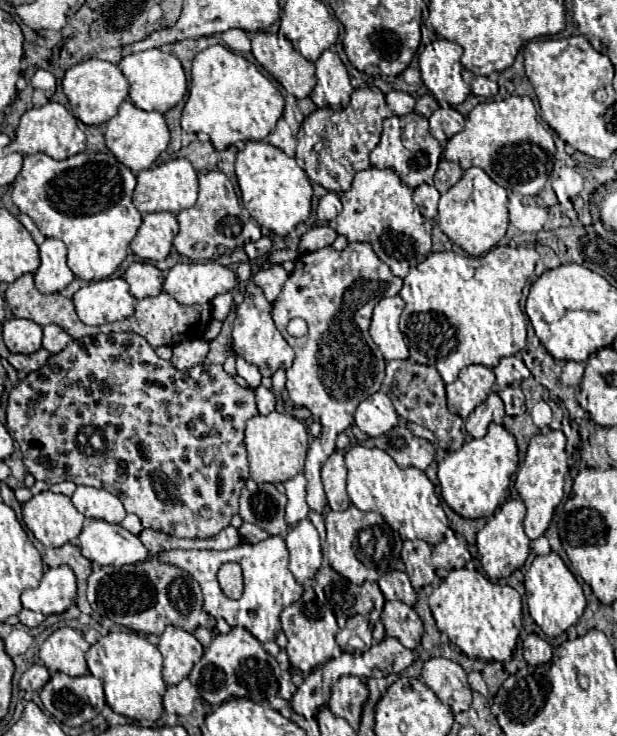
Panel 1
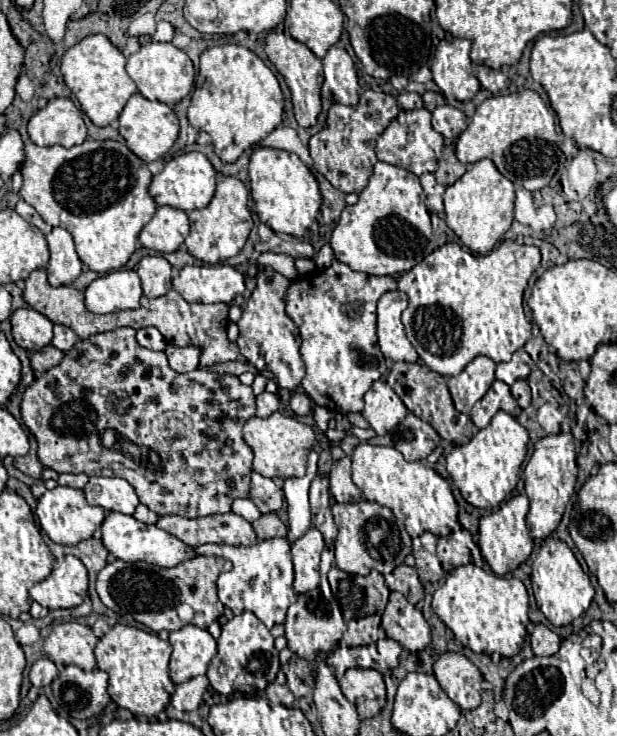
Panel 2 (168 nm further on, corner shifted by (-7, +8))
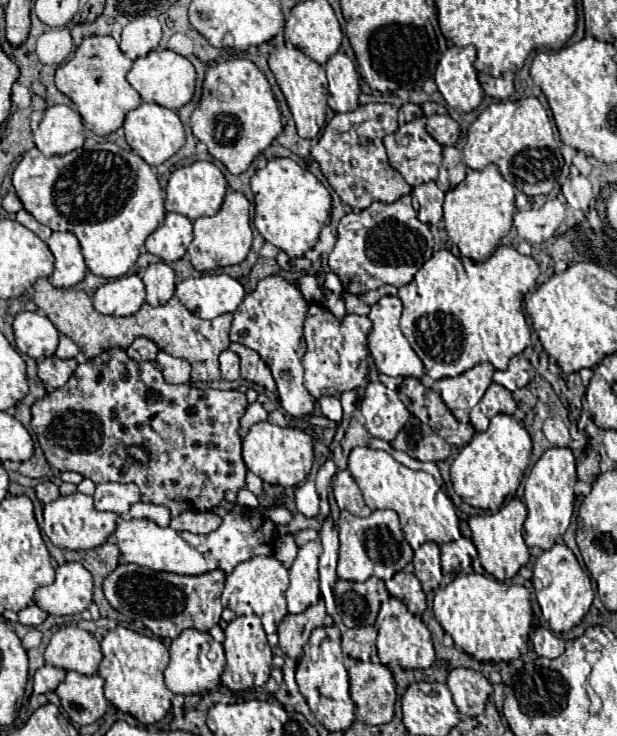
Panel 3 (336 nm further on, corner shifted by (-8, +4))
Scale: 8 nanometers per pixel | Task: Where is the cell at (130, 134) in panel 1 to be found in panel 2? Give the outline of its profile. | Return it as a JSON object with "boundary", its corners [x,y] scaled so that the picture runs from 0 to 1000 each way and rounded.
{"boundary":[[[220,125],[201,144],[201,149],[194,152],[194,182],[201,185],[207,201],[227,212],[233,220],[250,220],[256,217],[266,207],[272,207],[279,201],[279,196],[288,188],[288,160],[282,155],[282,149],[272,141],[263,139],[246,139],[237,136],[227,125]]]}

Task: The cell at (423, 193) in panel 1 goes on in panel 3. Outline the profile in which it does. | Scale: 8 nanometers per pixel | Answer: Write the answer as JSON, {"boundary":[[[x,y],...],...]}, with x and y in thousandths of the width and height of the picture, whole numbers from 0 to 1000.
{"boundary":[[[692,247],[692,250],[673,253],[666,264],[669,264],[669,280],[673,280],[673,285],[676,285],[676,296],[679,296],[682,302],[689,302],[689,304],[708,304],[708,302],[718,296],[715,280],[718,280],[721,264],[708,255],[705,247]]]}

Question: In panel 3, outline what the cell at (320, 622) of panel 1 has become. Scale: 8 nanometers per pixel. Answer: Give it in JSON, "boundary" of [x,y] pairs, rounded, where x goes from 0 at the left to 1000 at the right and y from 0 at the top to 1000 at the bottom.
{"boundary":[[[517,815],[514,821],[504,821],[504,826],[498,826],[488,834],[465,834],[449,856],[452,878],[459,889],[465,889],[475,897],[488,897],[491,878],[498,875],[504,859],[511,853],[524,853],[536,848],[540,848],[540,840],[533,837],[524,815]]]}

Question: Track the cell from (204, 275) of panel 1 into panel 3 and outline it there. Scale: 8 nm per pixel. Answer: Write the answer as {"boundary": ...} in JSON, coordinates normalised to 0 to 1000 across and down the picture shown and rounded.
{"boundary":[[[326,372],[290,383],[284,402],[306,424],[342,435],[348,429],[381,424],[397,405],[397,394],[387,380],[368,372]]]}

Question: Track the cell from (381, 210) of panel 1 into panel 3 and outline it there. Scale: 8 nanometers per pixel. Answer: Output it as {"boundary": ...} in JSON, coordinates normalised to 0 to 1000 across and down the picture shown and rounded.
{"boundary":[[[666,264],[650,266],[634,277],[608,274],[585,288],[566,288],[546,307],[546,332],[533,345],[533,364],[549,375],[556,391],[575,402],[608,394],[618,386],[656,389],[673,370],[699,351],[702,321],[666,280]]]}

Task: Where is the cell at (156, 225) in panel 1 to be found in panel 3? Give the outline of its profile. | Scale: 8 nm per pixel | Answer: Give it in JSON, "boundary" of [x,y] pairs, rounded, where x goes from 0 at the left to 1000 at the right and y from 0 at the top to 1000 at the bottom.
{"boundary":[[[271,291],[264,304],[238,321],[238,342],[258,348],[264,356],[284,356],[300,348],[306,329],[313,326],[313,304],[297,291]]]}

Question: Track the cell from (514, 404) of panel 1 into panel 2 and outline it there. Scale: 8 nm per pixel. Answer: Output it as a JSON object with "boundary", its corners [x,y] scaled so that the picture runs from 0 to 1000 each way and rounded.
{"boundary":[[[836,516],[830,524],[830,538],[840,546],[843,554],[856,554],[859,552],[859,524],[853,516]]]}

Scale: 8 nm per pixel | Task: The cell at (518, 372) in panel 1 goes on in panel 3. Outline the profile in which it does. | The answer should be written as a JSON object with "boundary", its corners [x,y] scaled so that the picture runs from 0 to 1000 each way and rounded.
{"boundary":[[[835,484],[835,486],[825,489],[825,500],[822,500],[822,503],[815,503],[815,505],[806,503],[806,505],[802,505],[799,516],[802,516],[806,522],[818,524],[822,530],[835,533],[838,527],[848,527],[848,524],[857,519],[854,500],[857,500],[854,489],[844,486],[844,484]]]}

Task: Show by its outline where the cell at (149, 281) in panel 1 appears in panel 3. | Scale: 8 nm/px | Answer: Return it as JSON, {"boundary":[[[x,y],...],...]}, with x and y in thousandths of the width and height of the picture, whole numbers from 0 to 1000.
{"boundary":[[[267,356],[241,359],[241,364],[232,372],[232,386],[238,391],[238,410],[245,416],[261,416],[284,397],[284,370]]]}

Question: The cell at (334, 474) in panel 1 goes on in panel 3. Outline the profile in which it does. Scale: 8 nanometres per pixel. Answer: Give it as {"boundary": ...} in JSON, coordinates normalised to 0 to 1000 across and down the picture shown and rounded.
{"boundary":[[[553,639],[540,647],[540,671],[543,679],[549,685],[549,690],[566,693],[575,701],[598,701],[601,693],[595,690],[588,671],[582,666],[582,660],[575,658],[572,647],[566,644],[566,639]]]}

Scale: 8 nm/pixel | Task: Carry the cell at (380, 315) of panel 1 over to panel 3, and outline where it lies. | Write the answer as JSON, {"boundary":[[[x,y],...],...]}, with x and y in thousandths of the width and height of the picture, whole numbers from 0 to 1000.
{"boundary":[[[621,402],[611,413],[601,416],[598,432],[605,435],[605,448],[598,454],[598,478],[605,484],[605,492],[614,505],[630,511],[673,511],[682,514],[686,495],[679,495],[679,484],[669,478],[669,473],[660,467],[660,459],[653,457],[647,446],[647,429],[650,429],[653,410],[643,402]]]}

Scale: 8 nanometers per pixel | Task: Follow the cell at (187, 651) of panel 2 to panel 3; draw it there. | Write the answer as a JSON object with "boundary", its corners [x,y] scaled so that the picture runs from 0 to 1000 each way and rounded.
{"boundary":[[[313,853],[297,856],[274,878],[274,886],[277,899],[267,908],[267,929],[280,943],[332,943],[355,929],[355,916],[365,908],[365,889],[361,878],[348,872],[335,859],[323,859]]]}

